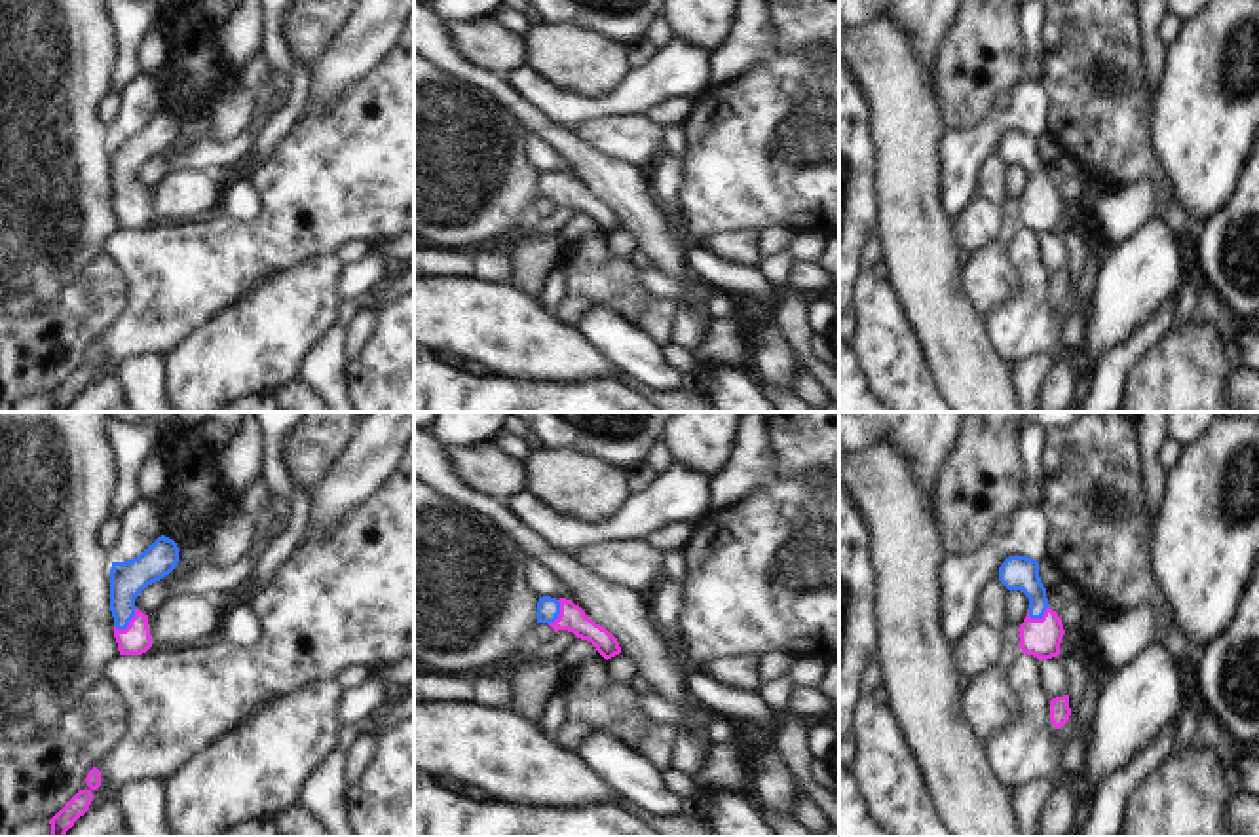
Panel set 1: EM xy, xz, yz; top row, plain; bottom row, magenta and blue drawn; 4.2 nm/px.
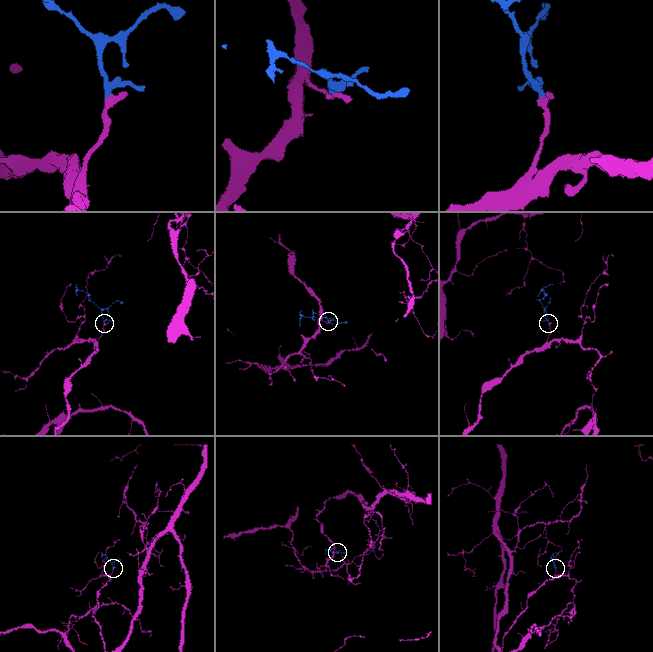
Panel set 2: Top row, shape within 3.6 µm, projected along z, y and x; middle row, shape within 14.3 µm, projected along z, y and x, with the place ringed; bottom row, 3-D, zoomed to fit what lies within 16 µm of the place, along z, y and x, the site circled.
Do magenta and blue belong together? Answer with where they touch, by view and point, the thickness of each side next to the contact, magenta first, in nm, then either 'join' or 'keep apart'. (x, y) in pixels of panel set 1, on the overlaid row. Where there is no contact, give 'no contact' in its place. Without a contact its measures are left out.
xy (130, 625) | 130/150 nm | join

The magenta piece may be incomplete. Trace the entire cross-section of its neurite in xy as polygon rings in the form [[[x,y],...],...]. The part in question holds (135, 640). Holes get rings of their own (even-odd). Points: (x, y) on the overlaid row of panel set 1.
[[[161,535],[137,558],[112,562],[110,611],[120,655],[142,655],[152,647],[148,615],[135,607],[135,598],[152,583],[169,575],[179,562],[179,547]]]

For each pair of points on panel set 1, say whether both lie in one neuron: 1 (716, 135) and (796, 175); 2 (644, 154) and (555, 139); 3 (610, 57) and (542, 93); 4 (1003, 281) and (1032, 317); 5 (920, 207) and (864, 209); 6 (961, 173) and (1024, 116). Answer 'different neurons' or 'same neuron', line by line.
1: same neuron
2: different neurons
3: different neurons
4: different neurons
5: different neurons
6: same neuron

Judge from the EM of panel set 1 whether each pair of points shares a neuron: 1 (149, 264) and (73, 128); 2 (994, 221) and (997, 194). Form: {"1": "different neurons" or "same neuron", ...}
{"1": "different neurons", "2": "different neurons"}

